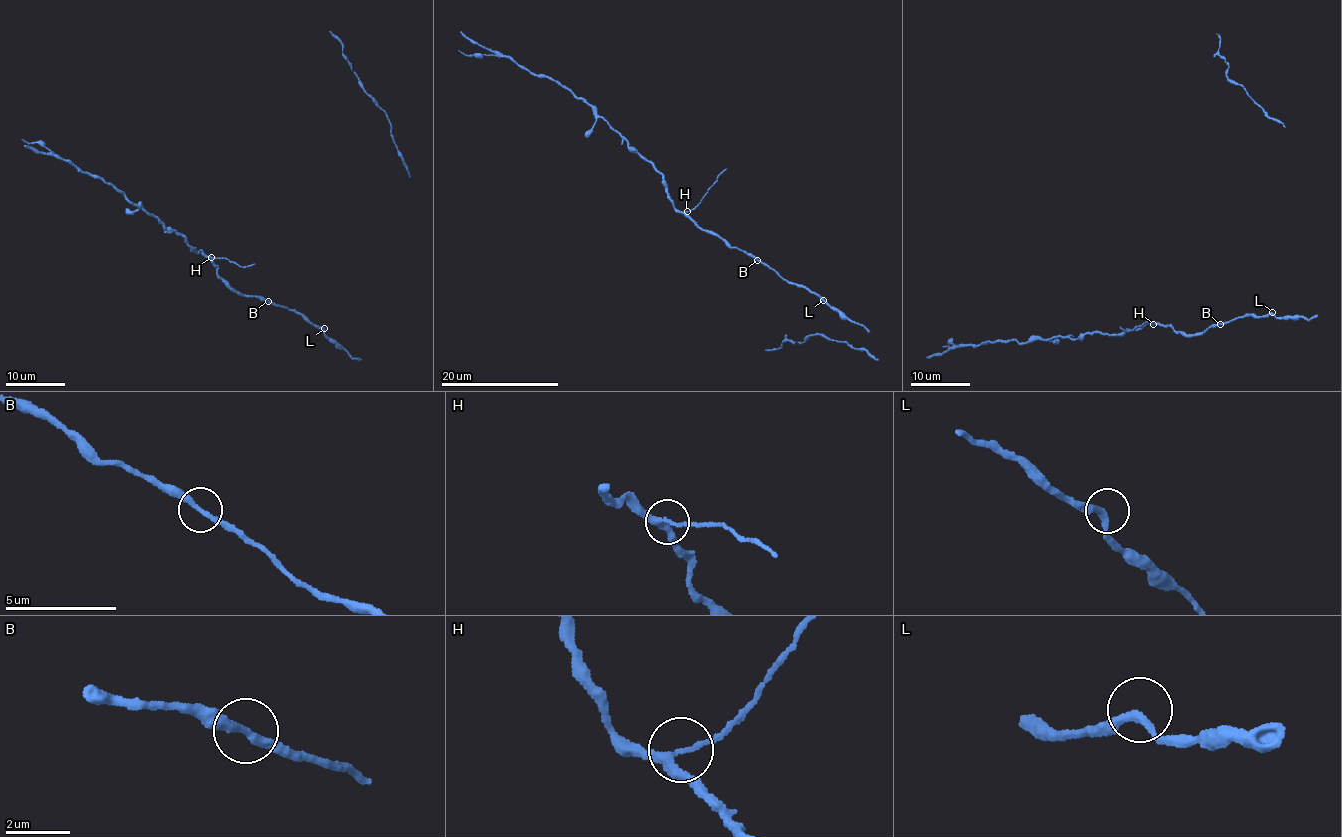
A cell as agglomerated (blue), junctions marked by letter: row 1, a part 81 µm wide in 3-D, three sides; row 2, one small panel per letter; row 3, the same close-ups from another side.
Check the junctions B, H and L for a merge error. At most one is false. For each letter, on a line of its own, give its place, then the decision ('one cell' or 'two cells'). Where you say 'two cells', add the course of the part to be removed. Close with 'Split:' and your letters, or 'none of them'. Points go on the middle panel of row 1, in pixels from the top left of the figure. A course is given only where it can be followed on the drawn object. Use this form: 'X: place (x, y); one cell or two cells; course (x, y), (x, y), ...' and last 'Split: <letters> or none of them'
B: place (757, 260); one cell
H: place (687, 211); two cells; course (687, 211), (698, 204), (727, 169)
L: place (823, 300); one cell
Split: H

